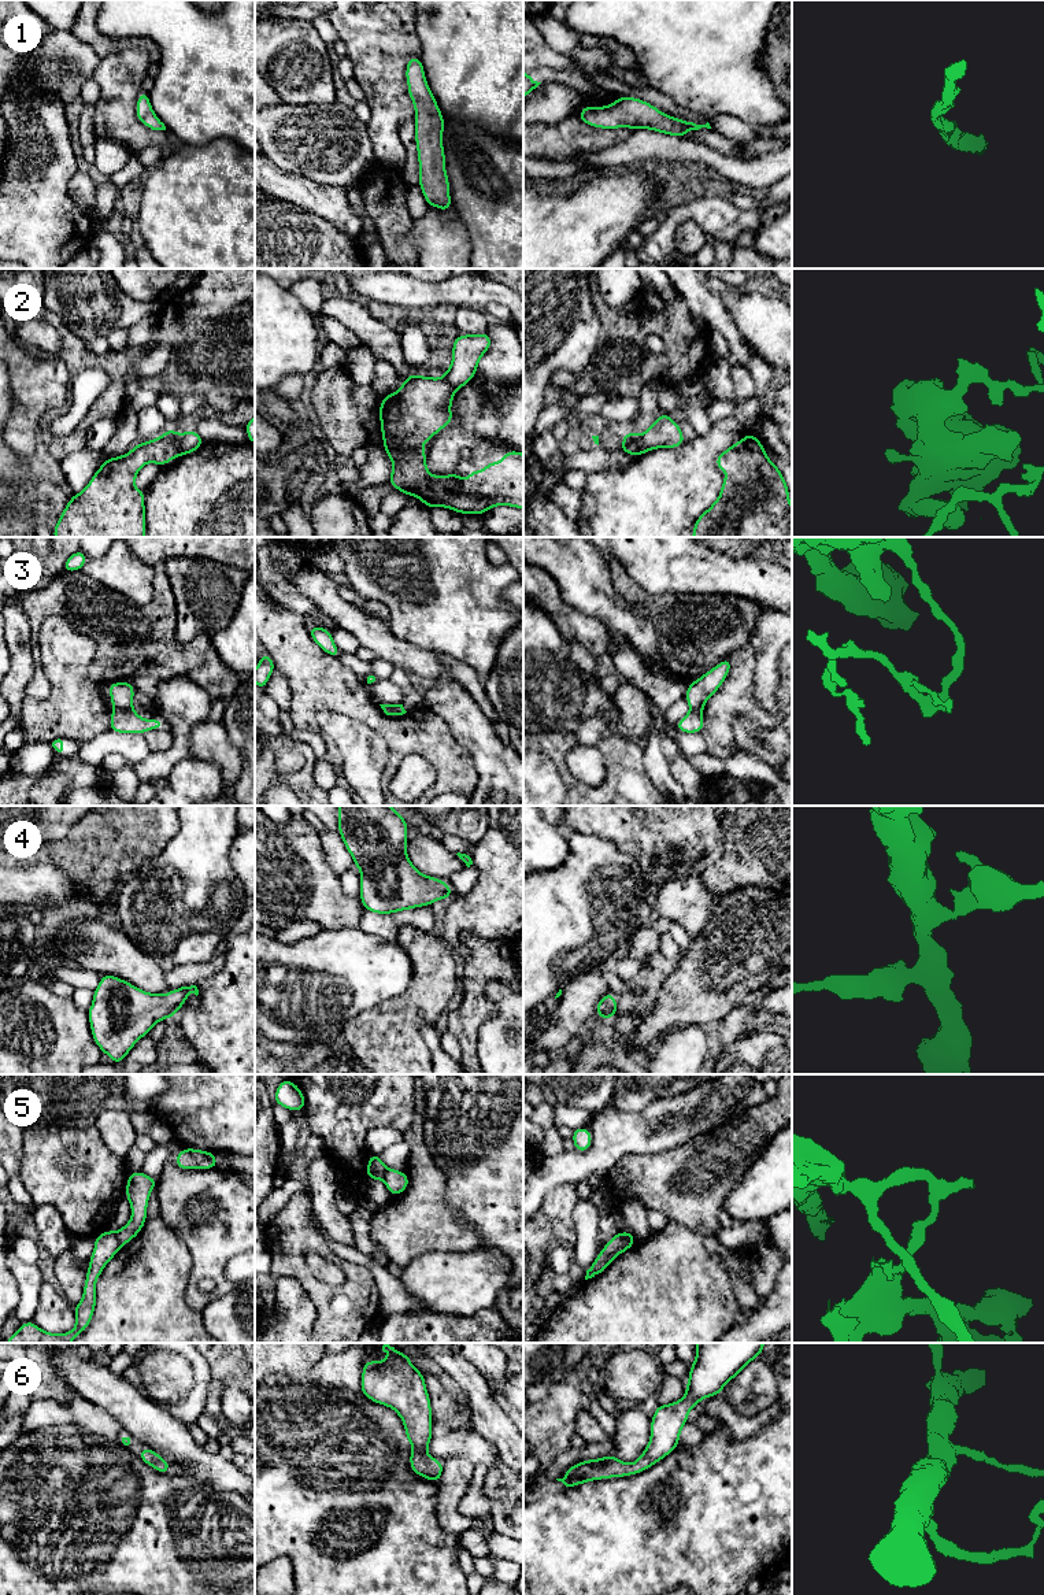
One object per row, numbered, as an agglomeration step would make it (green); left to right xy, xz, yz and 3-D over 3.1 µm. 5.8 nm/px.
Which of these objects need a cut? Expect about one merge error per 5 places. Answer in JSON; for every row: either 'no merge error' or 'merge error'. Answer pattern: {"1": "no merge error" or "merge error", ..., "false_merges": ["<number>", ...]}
{"1": "no merge error", "2": "merge error", "3": "merge error", "4": "no merge error", "5": "merge error", "6": "no merge error", "false_merges": ["2", "3", "5"]}

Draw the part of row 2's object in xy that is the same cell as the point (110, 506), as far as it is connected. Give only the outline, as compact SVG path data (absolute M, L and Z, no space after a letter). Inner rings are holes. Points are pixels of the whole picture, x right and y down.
M170 428L158 438L137 443L127 454L104 459L81 493L74 493L66 504L56 526L55 537L144 537L145 525L145 491L134 486L134 480L141 467L149 462L163 466L181 456L181 434Z

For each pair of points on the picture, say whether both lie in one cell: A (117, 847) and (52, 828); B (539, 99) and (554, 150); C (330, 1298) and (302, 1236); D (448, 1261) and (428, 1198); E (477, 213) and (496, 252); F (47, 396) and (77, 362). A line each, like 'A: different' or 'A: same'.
A: different
B: different
C: same
D: different
E: same
F: different

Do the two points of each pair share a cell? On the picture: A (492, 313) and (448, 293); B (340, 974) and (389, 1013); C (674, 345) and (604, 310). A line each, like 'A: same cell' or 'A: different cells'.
A: different cells
B: different cells
C: same cell

